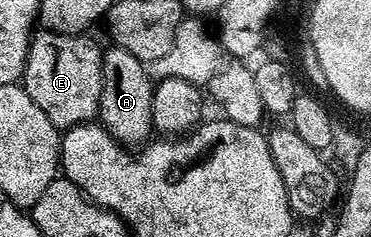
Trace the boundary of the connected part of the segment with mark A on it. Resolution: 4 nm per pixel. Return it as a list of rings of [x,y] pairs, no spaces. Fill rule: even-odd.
[[[112,45],[104,51],[102,61],[102,97],[99,122],[122,145],[143,145],[153,138],[152,89],[154,80],[149,68],[126,53],[126,49]]]

